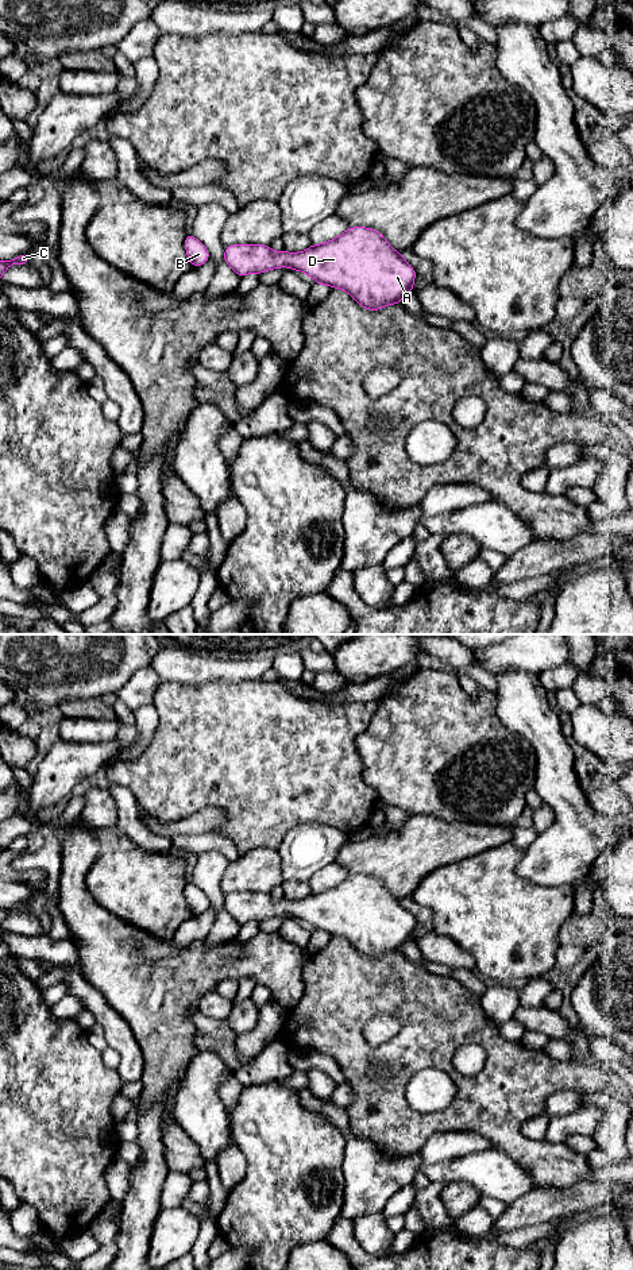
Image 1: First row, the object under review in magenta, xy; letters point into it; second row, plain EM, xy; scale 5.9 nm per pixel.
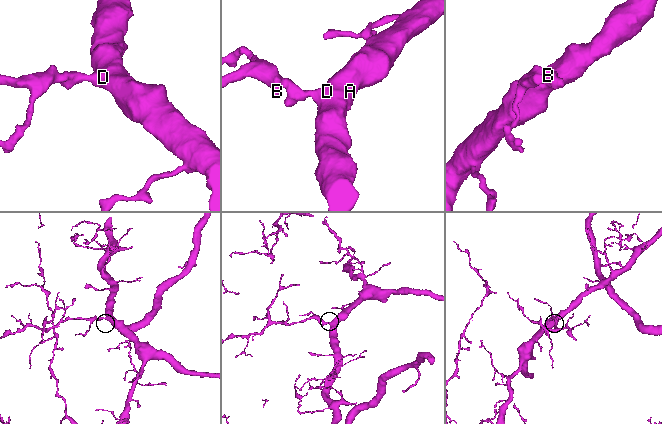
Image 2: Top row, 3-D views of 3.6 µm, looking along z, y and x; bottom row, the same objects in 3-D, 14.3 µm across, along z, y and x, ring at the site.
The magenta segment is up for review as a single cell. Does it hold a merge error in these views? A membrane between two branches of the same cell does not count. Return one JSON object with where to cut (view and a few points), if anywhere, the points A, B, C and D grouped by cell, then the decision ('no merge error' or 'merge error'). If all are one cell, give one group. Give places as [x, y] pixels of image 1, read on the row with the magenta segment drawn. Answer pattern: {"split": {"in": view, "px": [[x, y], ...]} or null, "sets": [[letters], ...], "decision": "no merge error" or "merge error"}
{"split": null, "sets": [["A", "B", "C", "D"]], "decision": "no merge error"}

